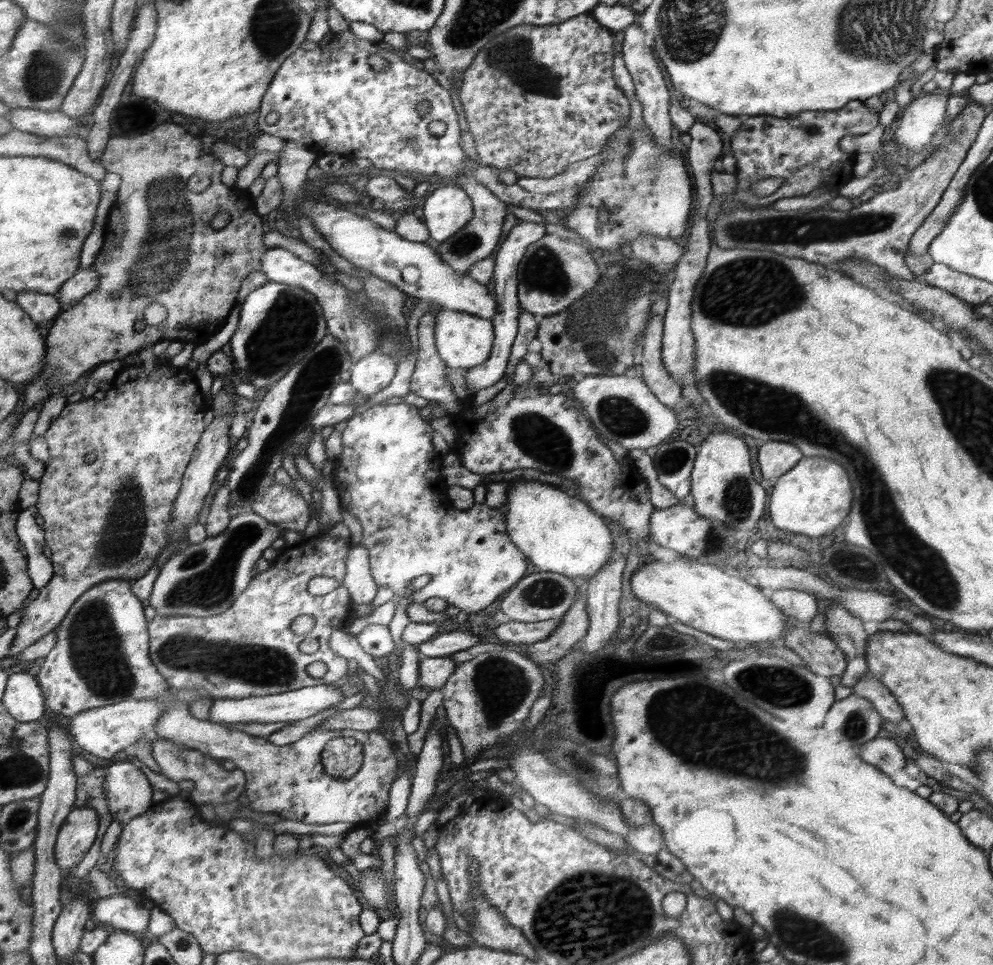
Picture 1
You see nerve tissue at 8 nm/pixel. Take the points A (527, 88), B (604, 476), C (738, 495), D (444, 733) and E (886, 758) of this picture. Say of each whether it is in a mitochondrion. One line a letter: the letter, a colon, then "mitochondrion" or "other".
A: other
B: other
C: mitochondrion
D: other
E: mitochondrion

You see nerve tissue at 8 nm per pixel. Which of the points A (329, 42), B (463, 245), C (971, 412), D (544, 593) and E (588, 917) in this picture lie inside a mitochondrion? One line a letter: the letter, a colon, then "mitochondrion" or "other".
A: other
B: mitochondrion
C: mitochondrion
D: mitochondrion
E: mitochondrion

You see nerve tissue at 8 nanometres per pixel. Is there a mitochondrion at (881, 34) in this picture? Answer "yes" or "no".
yes

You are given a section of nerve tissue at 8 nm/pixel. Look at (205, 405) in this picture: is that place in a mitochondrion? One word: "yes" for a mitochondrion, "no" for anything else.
no

